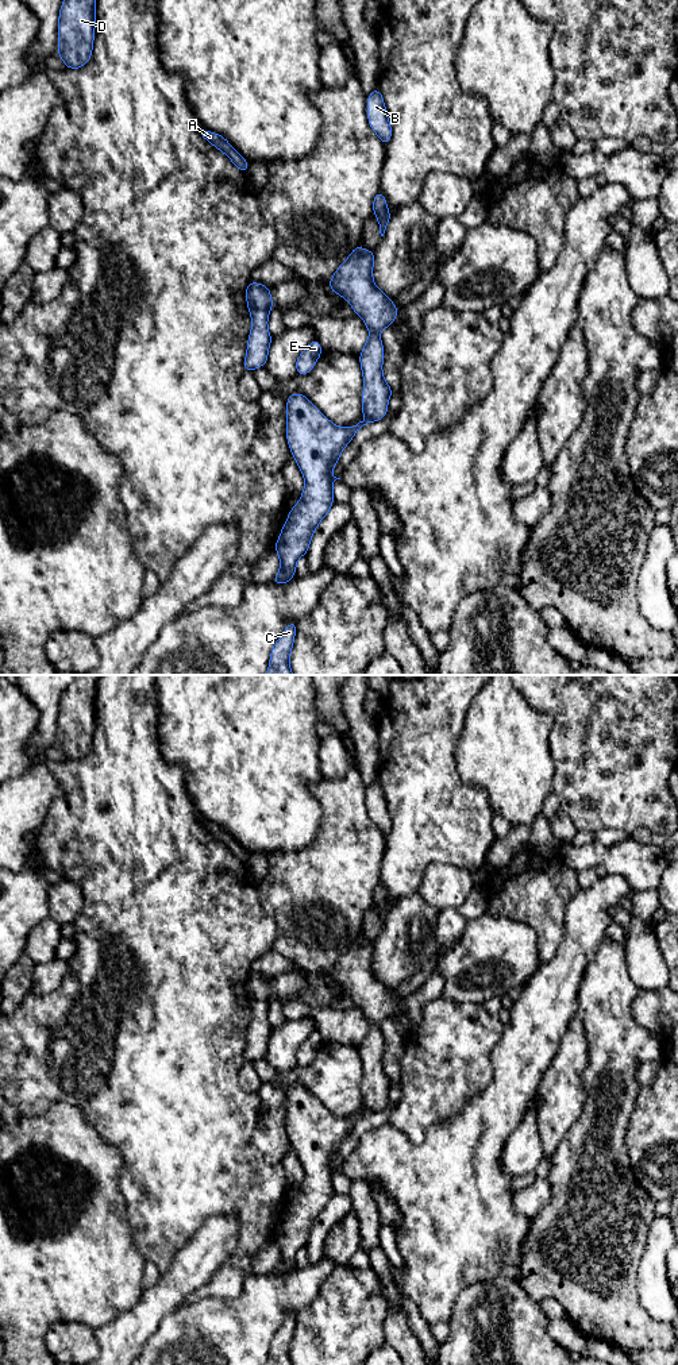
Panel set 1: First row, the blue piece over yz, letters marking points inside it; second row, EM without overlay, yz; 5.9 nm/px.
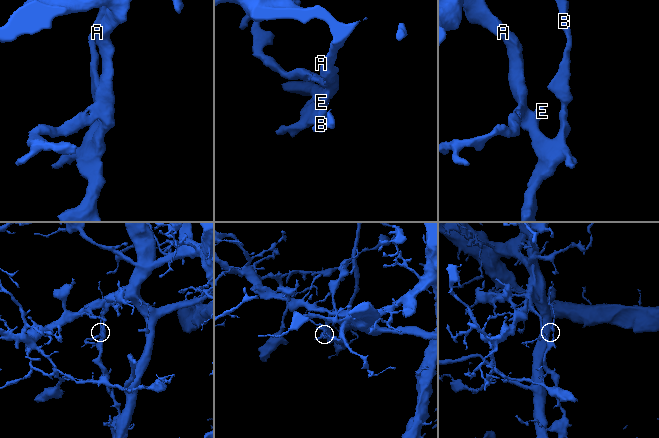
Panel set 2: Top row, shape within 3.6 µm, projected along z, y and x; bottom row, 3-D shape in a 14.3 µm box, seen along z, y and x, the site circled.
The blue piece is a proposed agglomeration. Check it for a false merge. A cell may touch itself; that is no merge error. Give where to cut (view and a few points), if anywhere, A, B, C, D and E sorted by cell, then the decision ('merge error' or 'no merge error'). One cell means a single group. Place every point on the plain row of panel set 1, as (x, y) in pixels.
no cut | A B C D E | no merge error

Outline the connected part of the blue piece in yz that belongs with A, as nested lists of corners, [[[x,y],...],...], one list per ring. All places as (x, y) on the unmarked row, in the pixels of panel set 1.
[[[211,822],[200,824],[207,833],[213,836],[217,841],[223,842],[239,861],[249,865],[250,855],[228,834],[227,830],[224,830],[220,825]]]

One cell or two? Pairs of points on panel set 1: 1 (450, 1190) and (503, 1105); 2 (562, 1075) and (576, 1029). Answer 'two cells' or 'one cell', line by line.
1: one cell
2: one cell

